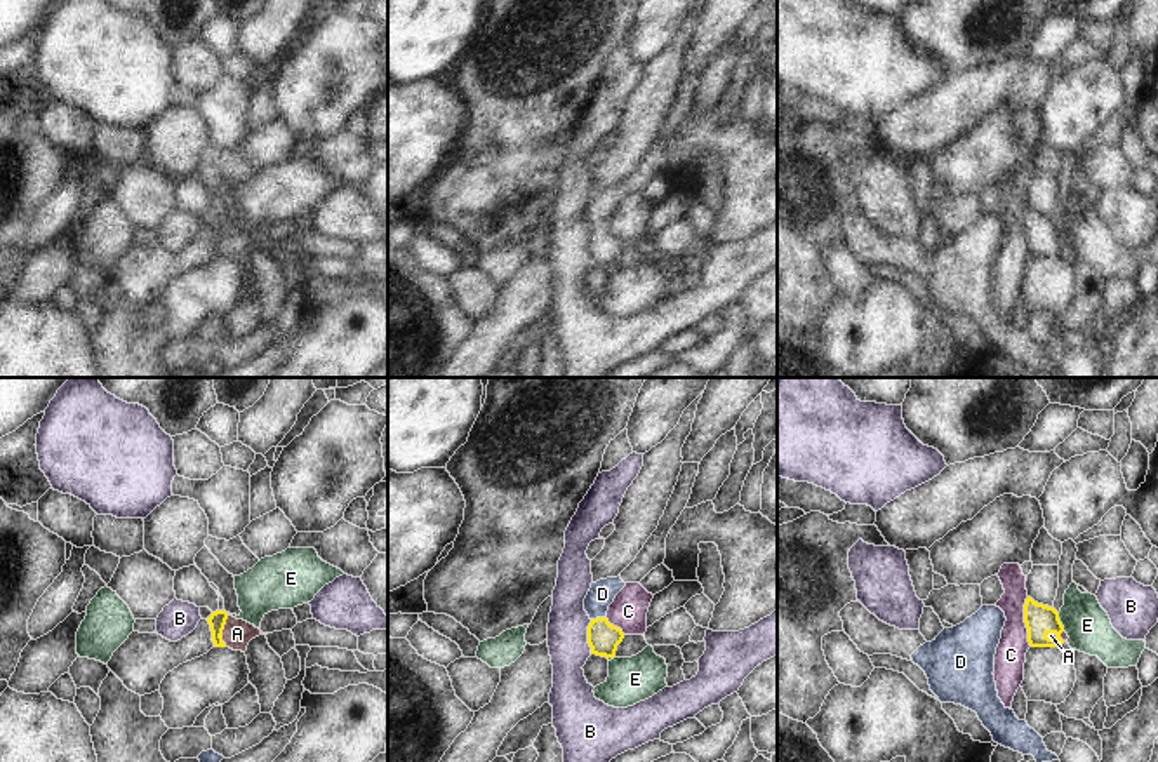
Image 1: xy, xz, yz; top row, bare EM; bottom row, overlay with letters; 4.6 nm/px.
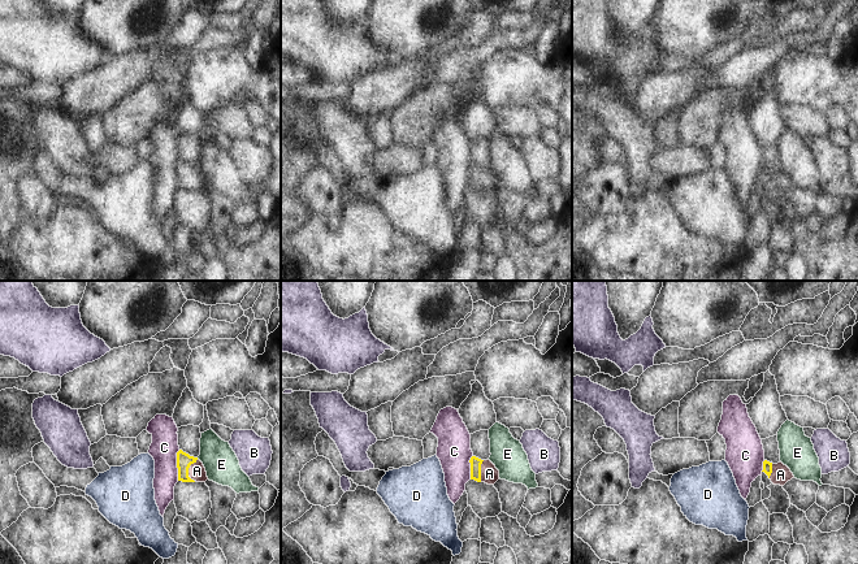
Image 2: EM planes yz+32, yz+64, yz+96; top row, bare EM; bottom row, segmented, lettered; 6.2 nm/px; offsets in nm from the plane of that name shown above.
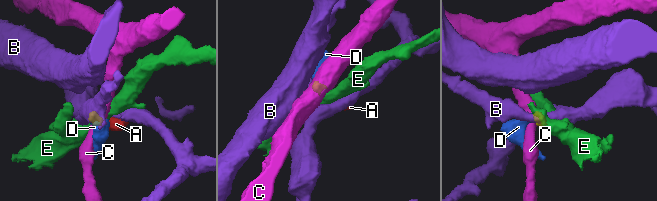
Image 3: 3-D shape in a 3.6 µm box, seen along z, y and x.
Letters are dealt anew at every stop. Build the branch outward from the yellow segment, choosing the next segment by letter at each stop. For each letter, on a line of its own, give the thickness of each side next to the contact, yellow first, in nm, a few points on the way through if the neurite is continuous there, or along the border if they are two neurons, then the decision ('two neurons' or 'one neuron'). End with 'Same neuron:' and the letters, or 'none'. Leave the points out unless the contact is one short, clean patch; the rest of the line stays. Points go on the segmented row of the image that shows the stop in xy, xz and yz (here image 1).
A: 80/140 nm | across xy (218, 620), (221, 632), (237, 634) | one neuron
B: 140/190 nm | along xz (592, 620), (588, 627), (590, 653) | two neurons
C: 140/140 nm | along yz (1026, 597), (1024, 627), (1026, 641), (1031, 646) | two neurons
D: 140/120 nm | across xz (602, 637), (597, 618), (597, 601), (602, 594) | one neuron
E: 140/200 nm | along yz (1058, 613), (1064, 630) | two neurons
Same neuron: A, D

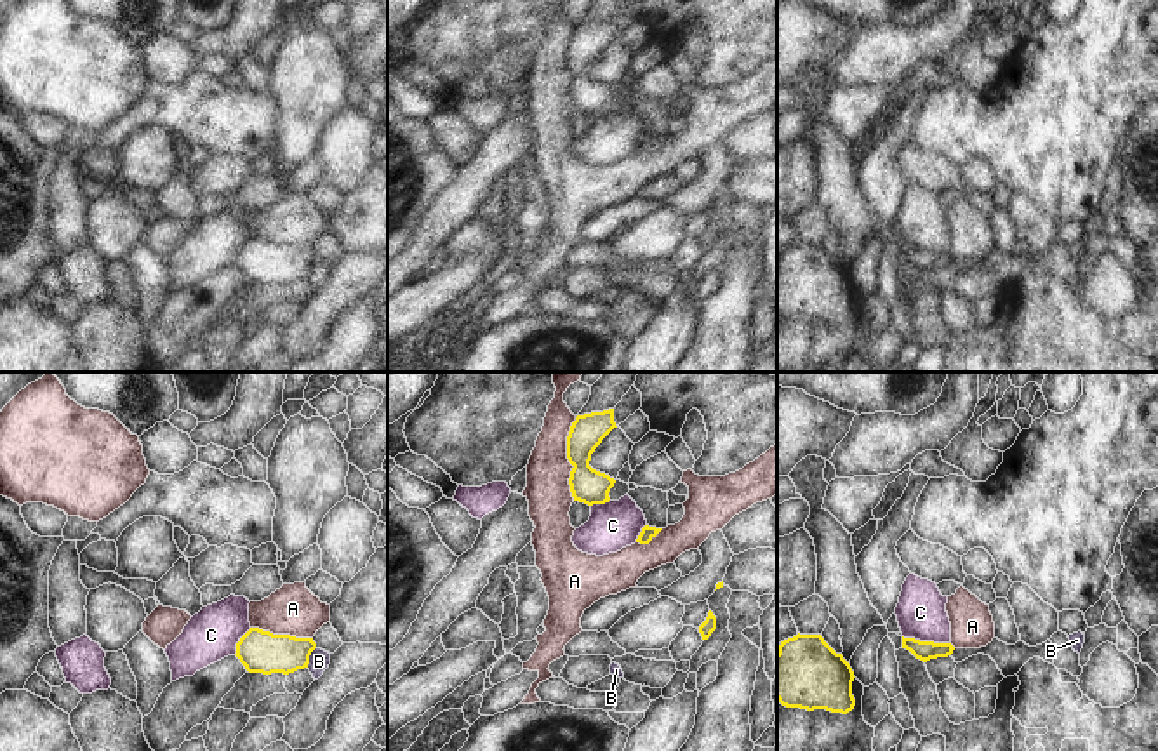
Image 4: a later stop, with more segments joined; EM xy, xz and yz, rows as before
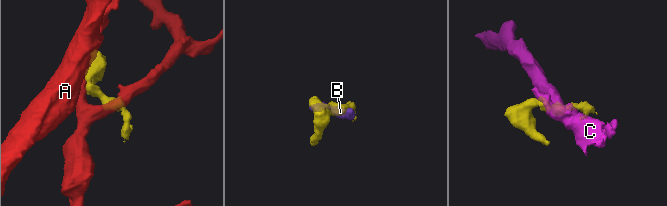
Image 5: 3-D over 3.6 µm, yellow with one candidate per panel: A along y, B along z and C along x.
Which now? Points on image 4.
A: 160/200 nm | along xz (576, 418), (567, 437), (572, 499) | two neurons
B: 190/100 nm | along xy (315, 647), (306, 666) | two neurons
C: 90/220 nm | along yz (903, 635), (950, 644) | two neurons
Same neuron: none

